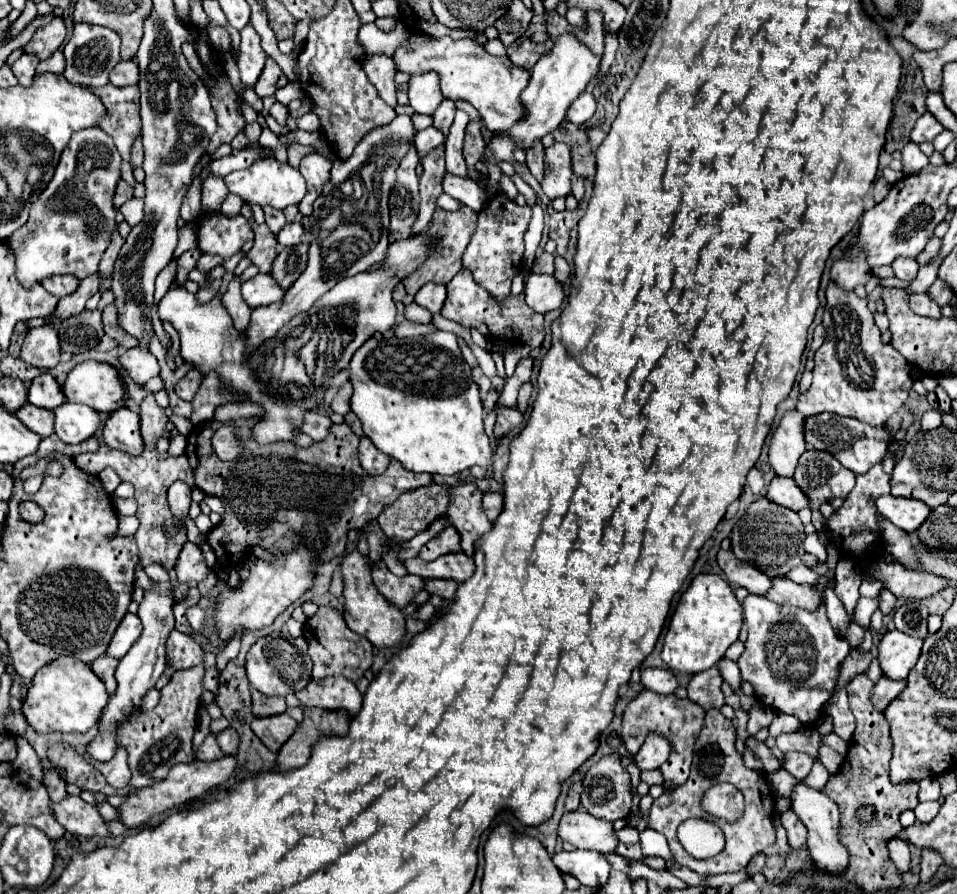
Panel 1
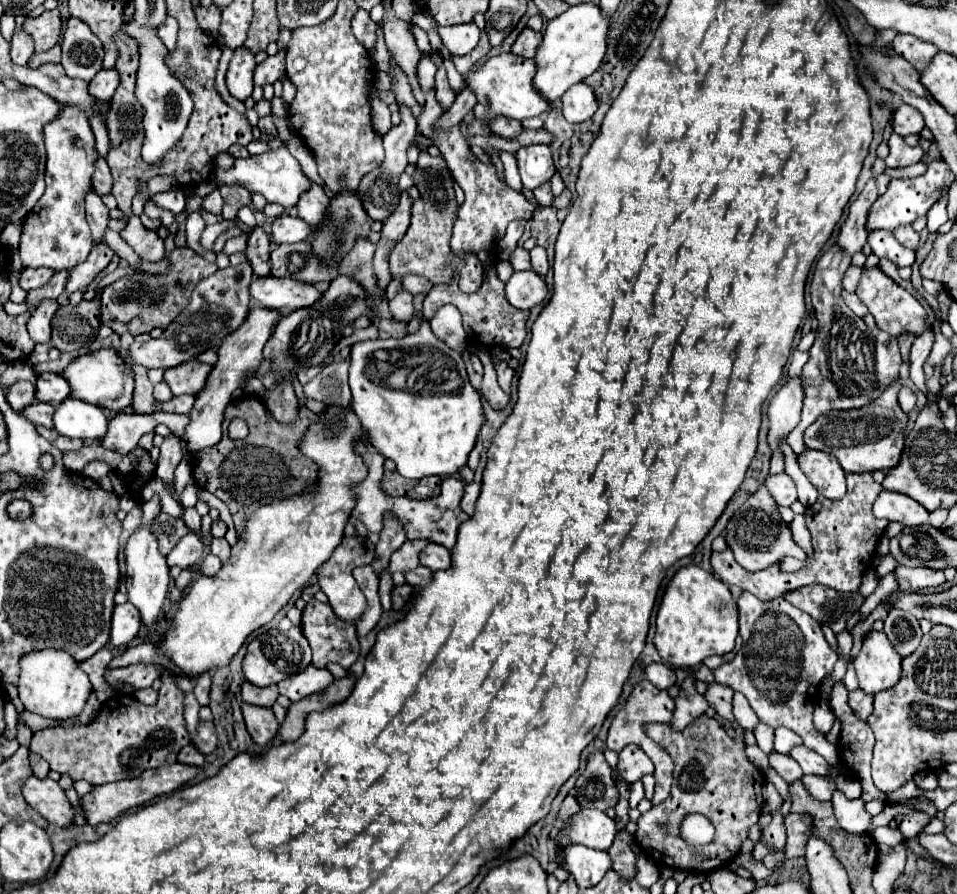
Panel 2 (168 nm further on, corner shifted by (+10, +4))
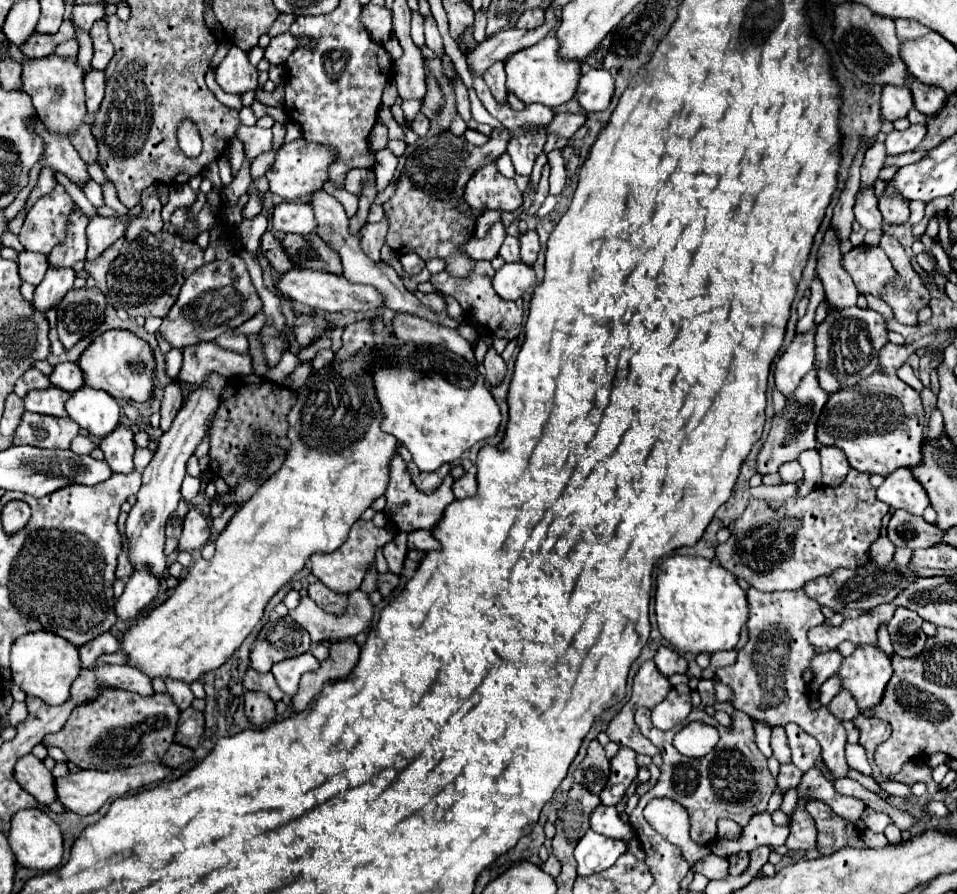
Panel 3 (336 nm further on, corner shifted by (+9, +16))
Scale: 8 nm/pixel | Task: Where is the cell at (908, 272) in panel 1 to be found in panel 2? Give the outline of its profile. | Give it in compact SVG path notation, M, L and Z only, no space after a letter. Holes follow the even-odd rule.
M868 232L868 244L872 248L872 252L878 258L886 258L890 262L894 262L896 266L912 266L914 264L914 250L902 248L898 244L898 240L894 240L892 232Z

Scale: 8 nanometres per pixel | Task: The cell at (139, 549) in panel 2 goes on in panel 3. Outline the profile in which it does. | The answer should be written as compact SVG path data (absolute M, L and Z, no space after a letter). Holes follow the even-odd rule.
M209 374L205 378L205 386L191 392L191 396L185 400L183 408L175 416L171 428L167 430L167 434L163 434L159 438L159 446L153 454L153 460L147 464L147 468L141 474L143 484L137 492L137 502L127 516L129 560L131 560L133 568L141 568L141 566L147 564L157 578L161 578L165 568L167 568L165 566L165 554L163 554L165 522L181 500L179 488L181 488L181 482L185 478L185 462L189 460L189 456L195 452L197 444L203 440L203 436L211 428L215 412L221 404L221 392L225 388L225 380L227 378L221 376L221 374Z

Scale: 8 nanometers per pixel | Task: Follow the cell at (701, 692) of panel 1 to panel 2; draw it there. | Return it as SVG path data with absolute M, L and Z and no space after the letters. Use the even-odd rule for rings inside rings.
M686 678L680 686L680 694L674 698L676 712L674 712L674 720L670 722L670 726L674 730L686 728L686 724L690 724L694 718L698 718L700 714L704 714L708 710L706 698L696 692L694 684L696 684L696 680Z

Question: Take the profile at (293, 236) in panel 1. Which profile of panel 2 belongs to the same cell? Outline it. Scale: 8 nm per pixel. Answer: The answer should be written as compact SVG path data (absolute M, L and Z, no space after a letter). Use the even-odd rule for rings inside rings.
M282 214L274 220L272 224L272 240L276 244L294 244L294 242L302 242L308 238L310 234L310 226L298 218L298 216L290 216L290 214Z

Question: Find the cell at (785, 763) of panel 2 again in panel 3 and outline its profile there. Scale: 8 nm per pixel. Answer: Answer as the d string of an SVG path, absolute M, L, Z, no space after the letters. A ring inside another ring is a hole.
M781 764L779 774L777 774L777 788L781 790L781 794L785 794L791 788L797 788L801 782L801 772L799 768L795 768L795 764Z

